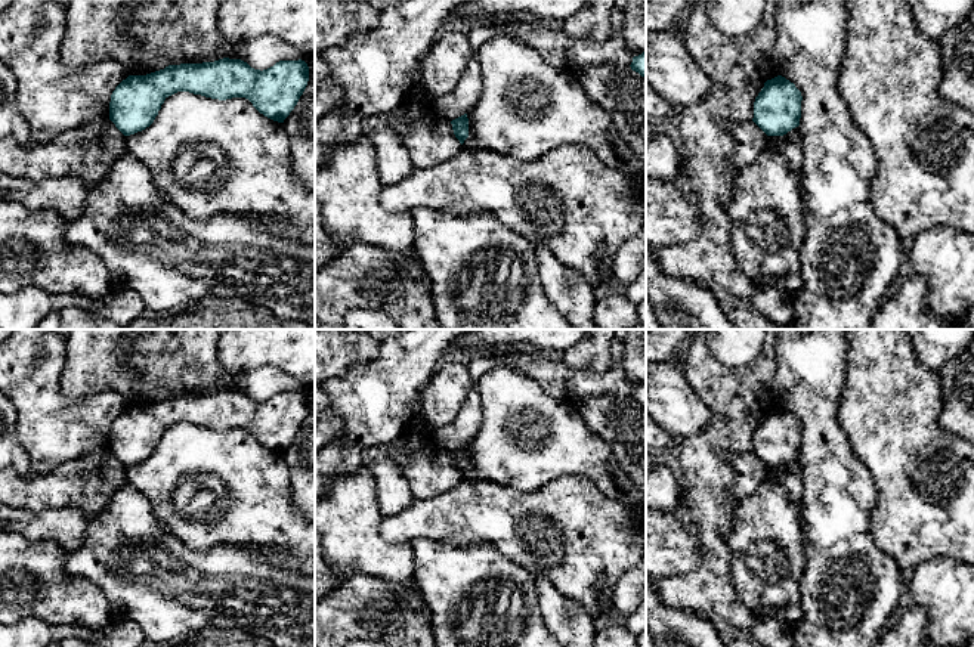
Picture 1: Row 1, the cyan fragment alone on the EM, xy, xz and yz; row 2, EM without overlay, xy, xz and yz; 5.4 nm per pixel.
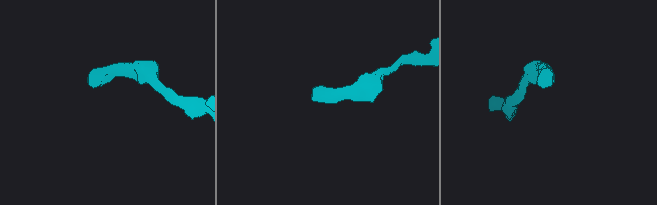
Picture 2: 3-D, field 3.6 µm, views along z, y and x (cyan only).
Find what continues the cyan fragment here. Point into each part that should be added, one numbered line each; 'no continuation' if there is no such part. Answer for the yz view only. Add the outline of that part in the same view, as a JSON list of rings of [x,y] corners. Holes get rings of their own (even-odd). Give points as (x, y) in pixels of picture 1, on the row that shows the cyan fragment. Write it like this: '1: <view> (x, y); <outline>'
no continuation

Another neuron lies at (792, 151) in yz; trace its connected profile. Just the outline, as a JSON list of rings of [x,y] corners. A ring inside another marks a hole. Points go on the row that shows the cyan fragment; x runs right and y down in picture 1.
[[[800,127],[792,129],[785,134],[788,137],[788,143],[779,151],[785,157],[789,164],[789,168],[800,174],[801,162],[803,162],[803,140]]]

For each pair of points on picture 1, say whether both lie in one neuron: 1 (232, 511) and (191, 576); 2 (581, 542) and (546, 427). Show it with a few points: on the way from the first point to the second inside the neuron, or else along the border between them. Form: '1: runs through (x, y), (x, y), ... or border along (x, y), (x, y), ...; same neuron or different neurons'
1: border along (176, 536), (194, 550), (218, 545), (243, 547); different neurons
2: border along (594, 485), (581, 476), (559, 476), (529, 492); different neurons

